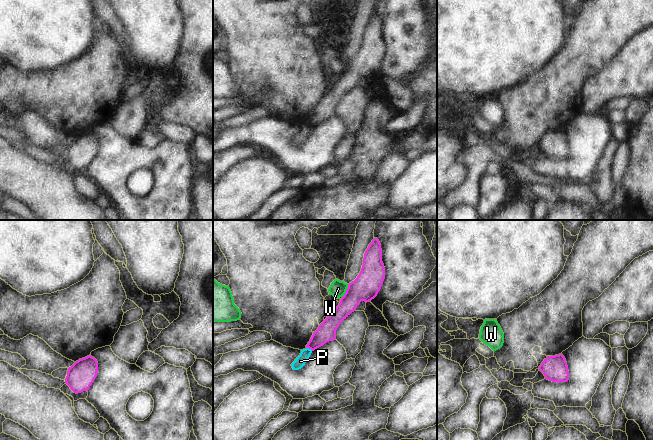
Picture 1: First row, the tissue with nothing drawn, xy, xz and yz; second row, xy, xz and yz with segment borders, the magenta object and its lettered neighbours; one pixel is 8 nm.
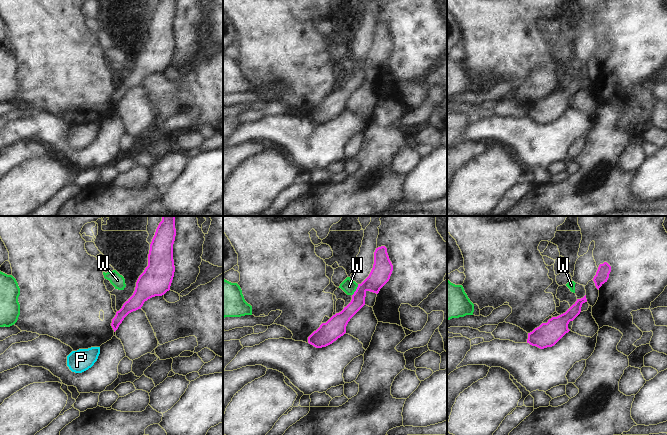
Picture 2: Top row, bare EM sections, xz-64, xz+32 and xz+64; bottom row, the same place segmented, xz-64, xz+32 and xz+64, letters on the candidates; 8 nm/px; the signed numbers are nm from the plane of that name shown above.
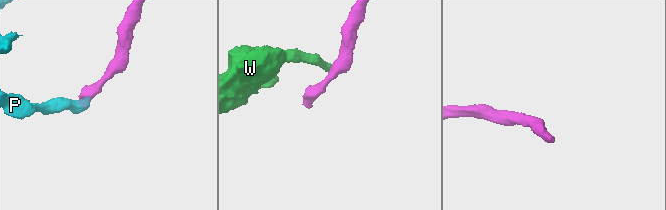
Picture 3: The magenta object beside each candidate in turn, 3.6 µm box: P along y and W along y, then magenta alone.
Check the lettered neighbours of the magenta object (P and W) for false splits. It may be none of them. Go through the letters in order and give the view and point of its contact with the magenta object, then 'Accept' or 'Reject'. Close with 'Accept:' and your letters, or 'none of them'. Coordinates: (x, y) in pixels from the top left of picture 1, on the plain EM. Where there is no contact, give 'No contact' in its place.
P: Touches magenta at xz (309, 124). Reject
W: Touches magenta at xz (346, 66). Reject
Accept: none of them

